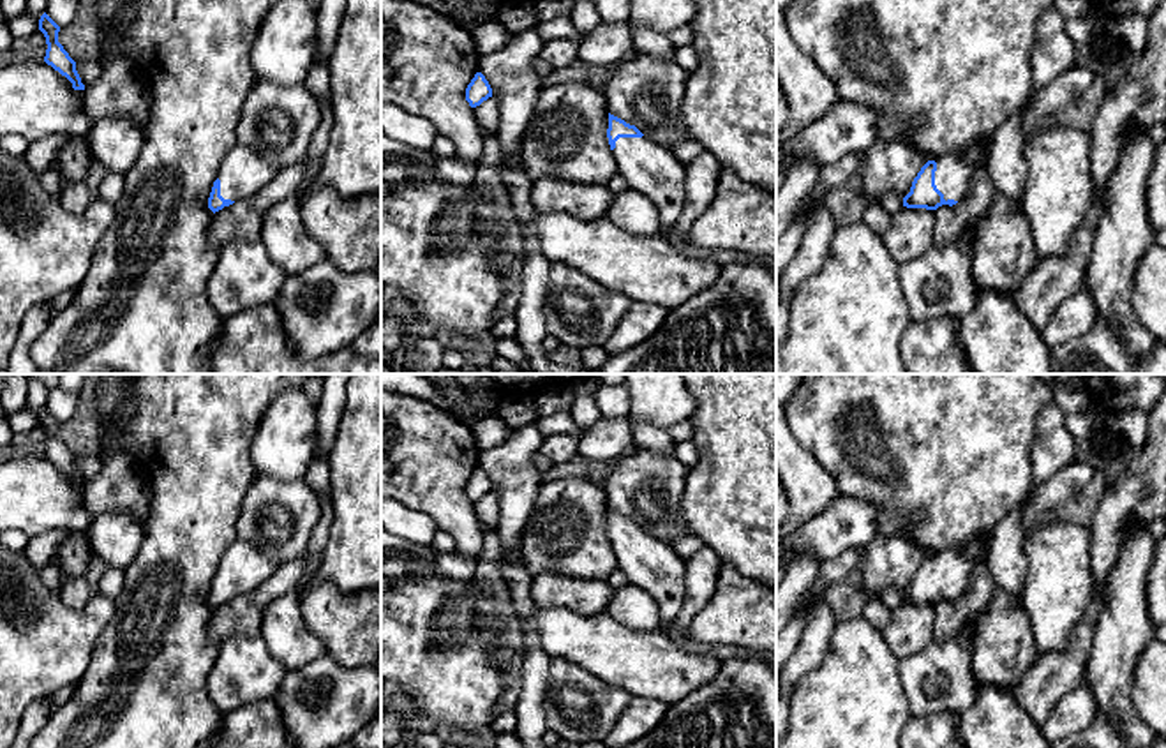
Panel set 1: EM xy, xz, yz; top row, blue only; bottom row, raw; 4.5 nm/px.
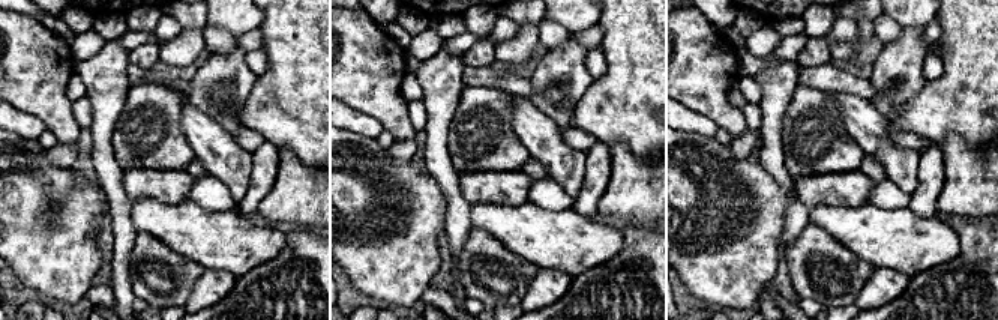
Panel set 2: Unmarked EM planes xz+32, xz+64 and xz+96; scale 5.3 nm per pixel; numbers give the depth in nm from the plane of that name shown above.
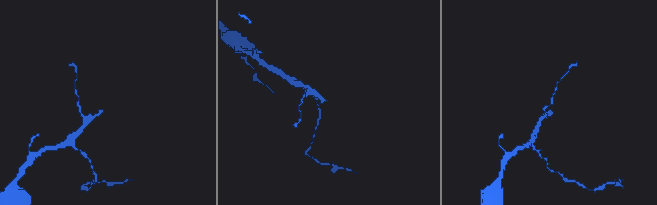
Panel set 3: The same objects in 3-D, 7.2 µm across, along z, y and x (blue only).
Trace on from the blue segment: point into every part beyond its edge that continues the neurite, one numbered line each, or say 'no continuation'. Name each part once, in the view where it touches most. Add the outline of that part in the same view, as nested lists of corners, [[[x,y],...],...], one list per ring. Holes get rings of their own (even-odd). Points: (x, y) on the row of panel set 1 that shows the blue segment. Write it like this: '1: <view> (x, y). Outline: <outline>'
1: yz (955, 173). Outline: [[[988,136],[961,153],[944,153],[935,159],[935,185],[946,201],[961,201],[968,194],[977,166],[990,157],[991,143],[993,136]]]

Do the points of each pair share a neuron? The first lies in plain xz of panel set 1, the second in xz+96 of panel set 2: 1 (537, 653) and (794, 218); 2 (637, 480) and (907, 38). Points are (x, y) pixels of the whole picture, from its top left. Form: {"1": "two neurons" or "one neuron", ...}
{"1": "one neuron", "2": "one neuron"}

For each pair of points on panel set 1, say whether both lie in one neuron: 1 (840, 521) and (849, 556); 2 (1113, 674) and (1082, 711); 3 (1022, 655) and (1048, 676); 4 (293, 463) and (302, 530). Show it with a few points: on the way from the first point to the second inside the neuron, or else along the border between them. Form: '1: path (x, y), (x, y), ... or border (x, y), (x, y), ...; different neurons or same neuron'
1: border (861, 549), (845, 549), (821, 565); different neurons
2: border (1085, 678), (1096, 708); different neurons
3: border (1038, 655), (1011, 690); different neurons
4: border (258, 473), (283, 480), (302, 478); different neurons

